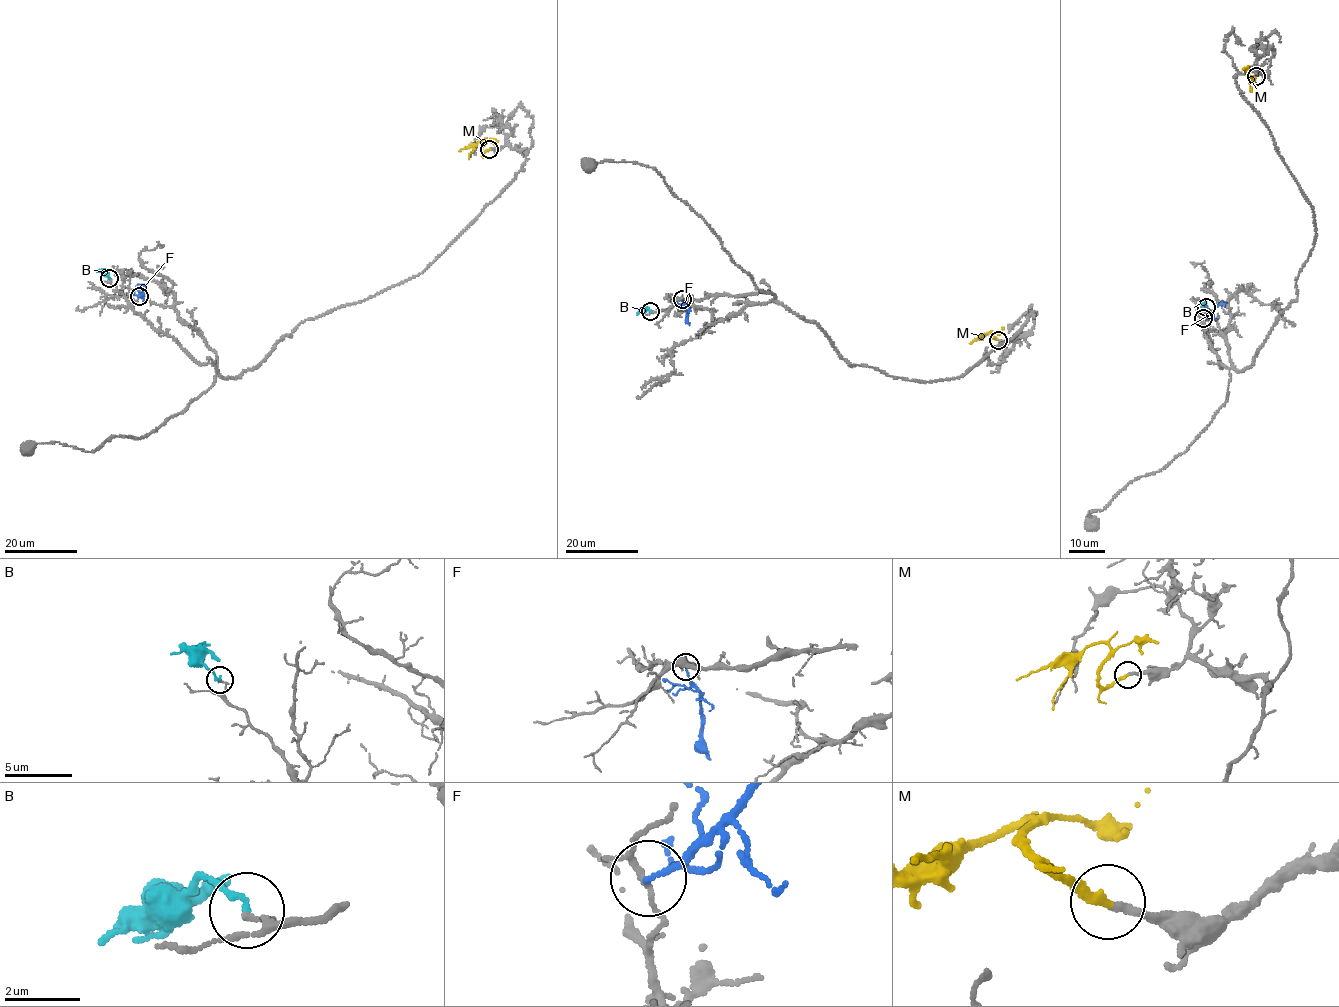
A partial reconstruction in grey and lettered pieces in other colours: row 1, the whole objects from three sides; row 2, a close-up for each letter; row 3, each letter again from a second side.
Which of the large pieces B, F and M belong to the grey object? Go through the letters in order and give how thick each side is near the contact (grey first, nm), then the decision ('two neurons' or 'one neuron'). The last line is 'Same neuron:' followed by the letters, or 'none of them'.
B: calibres 130 and 190 nm; two neurons
F: calibres 130 and 150 nm; two neurons
M: calibres 220 and 240 nm; one neuron
Same neuron: M

